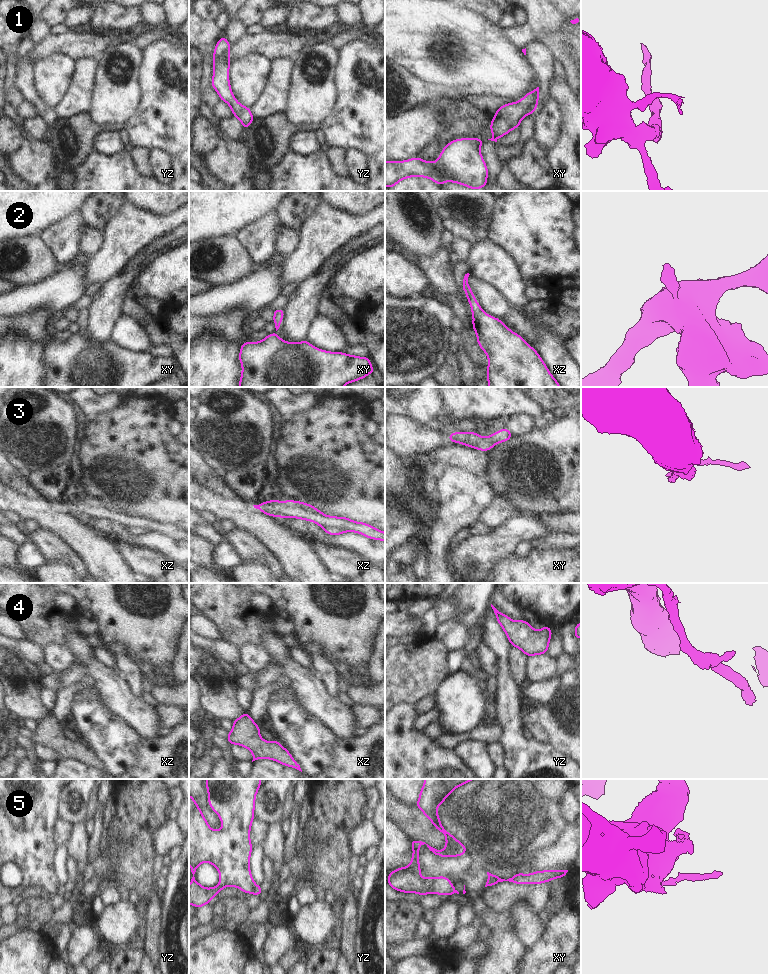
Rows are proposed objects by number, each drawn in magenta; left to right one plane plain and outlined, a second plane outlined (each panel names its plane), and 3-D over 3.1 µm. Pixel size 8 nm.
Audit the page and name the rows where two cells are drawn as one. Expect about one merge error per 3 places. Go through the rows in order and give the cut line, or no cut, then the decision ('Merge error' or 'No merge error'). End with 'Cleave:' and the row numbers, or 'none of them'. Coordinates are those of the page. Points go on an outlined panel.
1: No split. No merge error
2: No split. No merge error
3: No split. No merge error
4: No split. No merge error
5: Split along xy (436, 878), (428, 893). Merge error
Cleave: 5.

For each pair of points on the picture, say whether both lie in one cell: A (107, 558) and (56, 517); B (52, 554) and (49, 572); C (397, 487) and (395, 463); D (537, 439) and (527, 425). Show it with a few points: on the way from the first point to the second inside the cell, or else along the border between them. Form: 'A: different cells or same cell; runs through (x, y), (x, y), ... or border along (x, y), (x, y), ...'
A: same cell; runs through (94, 548), (69, 527)
B: different cells; border along (47, 561), (67, 562), (74, 567)
C: same cell; runs through (395, 481), (395, 469)
D: different cells; border along (536, 428), (527, 434), (514, 436)

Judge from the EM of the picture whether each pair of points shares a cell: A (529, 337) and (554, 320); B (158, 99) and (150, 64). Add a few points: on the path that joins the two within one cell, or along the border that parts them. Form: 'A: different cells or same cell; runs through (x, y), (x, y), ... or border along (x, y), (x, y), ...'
A: same cell; runs through (529, 329), (537, 320), (546, 320)
B: same cell; runs through (158, 90), (156, 73)

